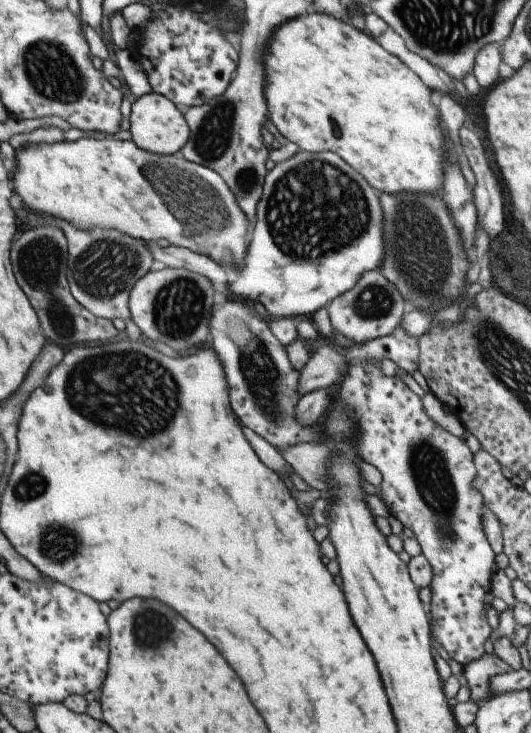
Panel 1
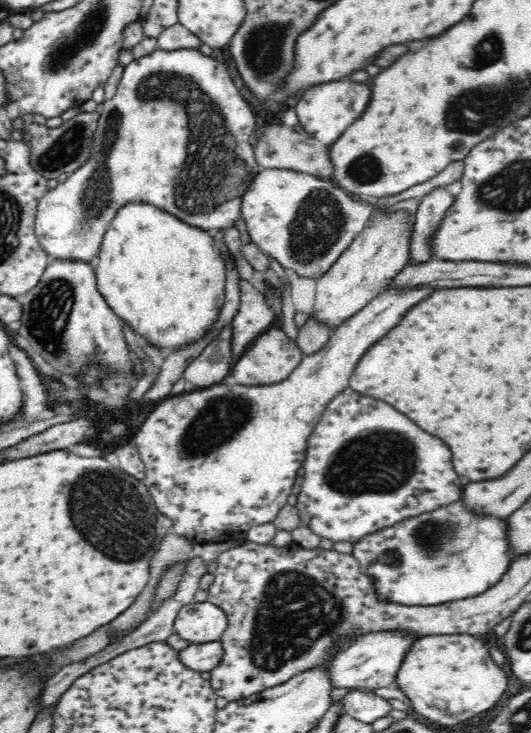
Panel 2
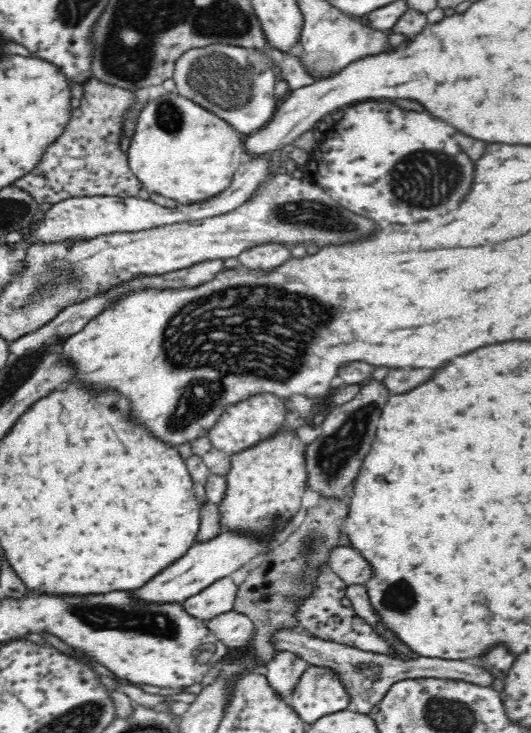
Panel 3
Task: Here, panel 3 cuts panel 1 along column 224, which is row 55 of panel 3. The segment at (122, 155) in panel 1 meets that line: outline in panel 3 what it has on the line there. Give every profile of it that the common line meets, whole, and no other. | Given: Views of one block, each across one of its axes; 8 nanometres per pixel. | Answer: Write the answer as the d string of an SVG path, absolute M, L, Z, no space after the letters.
M222 44L190 49L177 60L173 70L173 79L176 84L175 90L180 96L213 112L242 134L252 134L264 128L274 116L274 111L282 100L281 97L274 94L274 85L278 80L274 63L267 51L260 49L246 49Z

